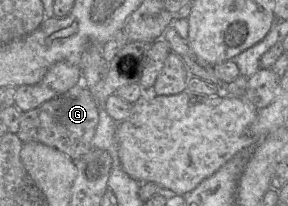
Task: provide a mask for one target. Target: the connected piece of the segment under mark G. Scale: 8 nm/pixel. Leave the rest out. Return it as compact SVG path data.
M81 83L66 94L23 112L16 134L23 143L39 142L60 150L72 160L78 160L92 148L92 139L99 121L99 108L90 89Z

